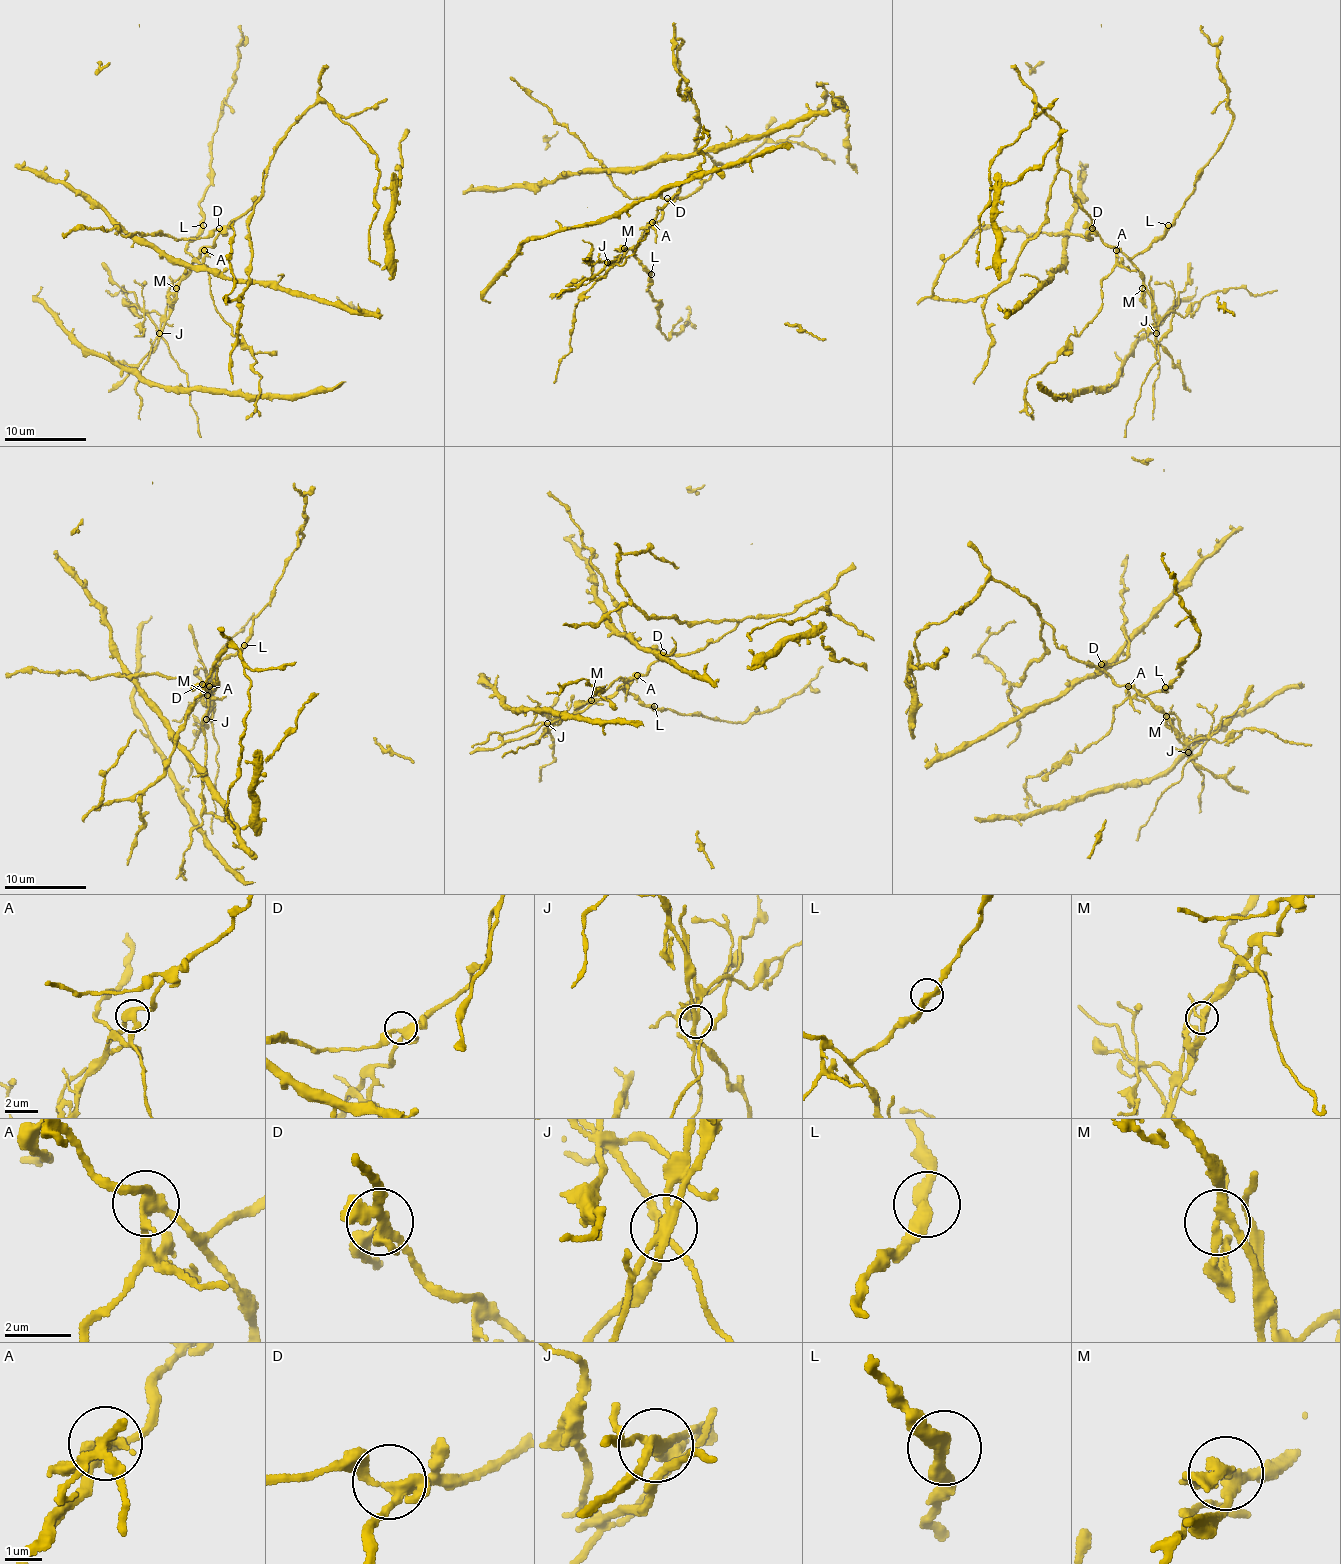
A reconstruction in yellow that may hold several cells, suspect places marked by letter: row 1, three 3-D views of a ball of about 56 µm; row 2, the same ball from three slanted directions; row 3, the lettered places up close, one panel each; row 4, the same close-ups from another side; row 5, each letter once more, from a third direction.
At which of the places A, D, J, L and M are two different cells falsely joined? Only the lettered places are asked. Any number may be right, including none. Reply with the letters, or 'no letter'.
A, J, M

